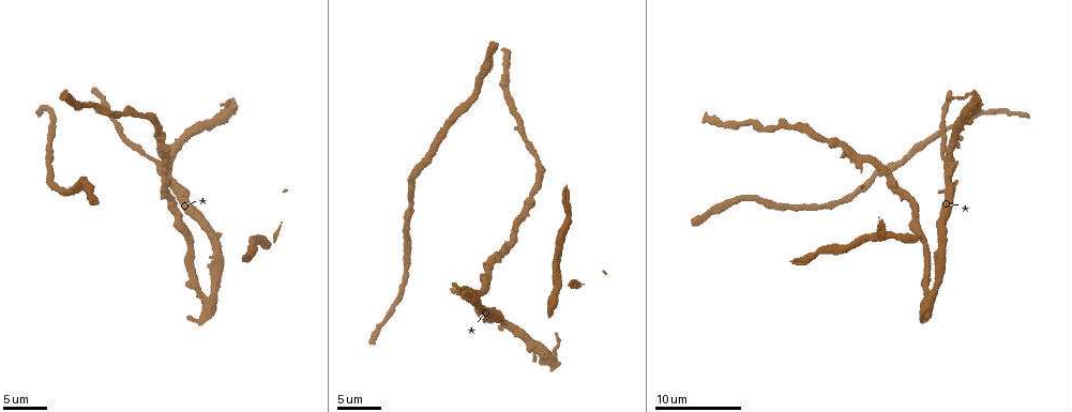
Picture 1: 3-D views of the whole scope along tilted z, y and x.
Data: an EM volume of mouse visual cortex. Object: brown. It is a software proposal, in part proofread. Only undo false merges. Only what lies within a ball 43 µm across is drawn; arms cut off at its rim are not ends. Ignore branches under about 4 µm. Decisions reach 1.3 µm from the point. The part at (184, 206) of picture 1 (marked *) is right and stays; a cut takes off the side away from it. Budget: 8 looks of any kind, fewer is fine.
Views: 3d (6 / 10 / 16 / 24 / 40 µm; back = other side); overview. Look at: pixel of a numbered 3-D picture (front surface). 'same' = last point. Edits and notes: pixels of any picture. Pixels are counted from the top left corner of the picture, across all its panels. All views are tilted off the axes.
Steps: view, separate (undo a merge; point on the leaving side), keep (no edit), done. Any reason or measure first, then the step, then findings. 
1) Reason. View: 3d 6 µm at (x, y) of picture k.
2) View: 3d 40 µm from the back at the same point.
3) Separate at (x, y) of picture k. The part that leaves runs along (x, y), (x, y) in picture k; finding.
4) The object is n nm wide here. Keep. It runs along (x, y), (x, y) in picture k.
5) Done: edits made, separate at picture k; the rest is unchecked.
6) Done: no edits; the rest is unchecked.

Sudden change in width. View: 3d 16 µm at (96, 94) of picture 1.

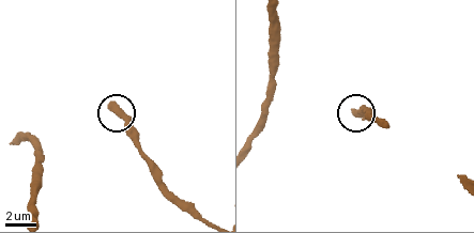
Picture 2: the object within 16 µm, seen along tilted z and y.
View: 3d 16 µm from the back at (119, 114) of picture 2.

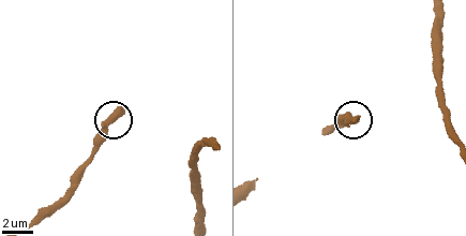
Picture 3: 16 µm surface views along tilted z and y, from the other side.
Keep. It runs along (38, 219), (69, 189), (75, 170), (111, 121) in picture 3; one neuron here.

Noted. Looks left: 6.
Thick turns thin. View: 3d 6 µm at (524, 340) of picture 1.

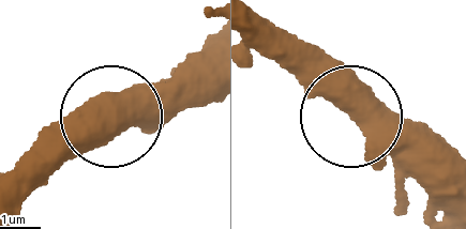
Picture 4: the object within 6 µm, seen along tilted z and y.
From behind. View: 3d 6 µm from the back at (350, 106) of picture 4.

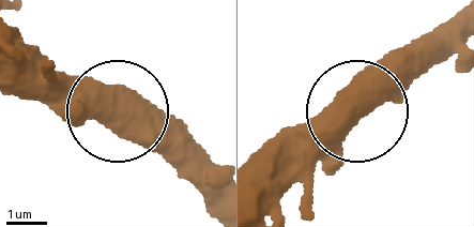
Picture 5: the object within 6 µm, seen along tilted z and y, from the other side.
The object is 570 nm wide here. Keep. It runs along (447, 53), (281, 176) in picture 5; continuous, no second neuron.

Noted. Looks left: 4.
View: 3d 10 µm at (158, 164) of picture 1.

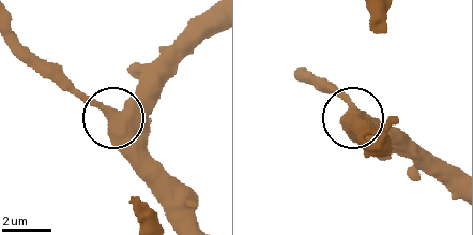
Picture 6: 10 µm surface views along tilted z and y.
Keep. One neuron here.

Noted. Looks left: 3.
View: 3d 16 µm at (405, 272) of picture 1.

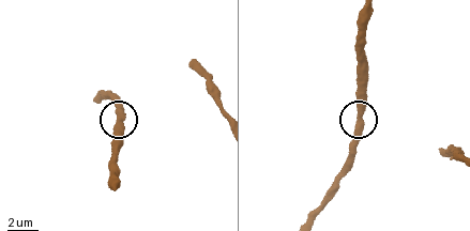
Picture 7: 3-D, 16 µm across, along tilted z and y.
Keep. One neuron here.

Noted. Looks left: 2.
Done: no edits; the rest is unchecked.

